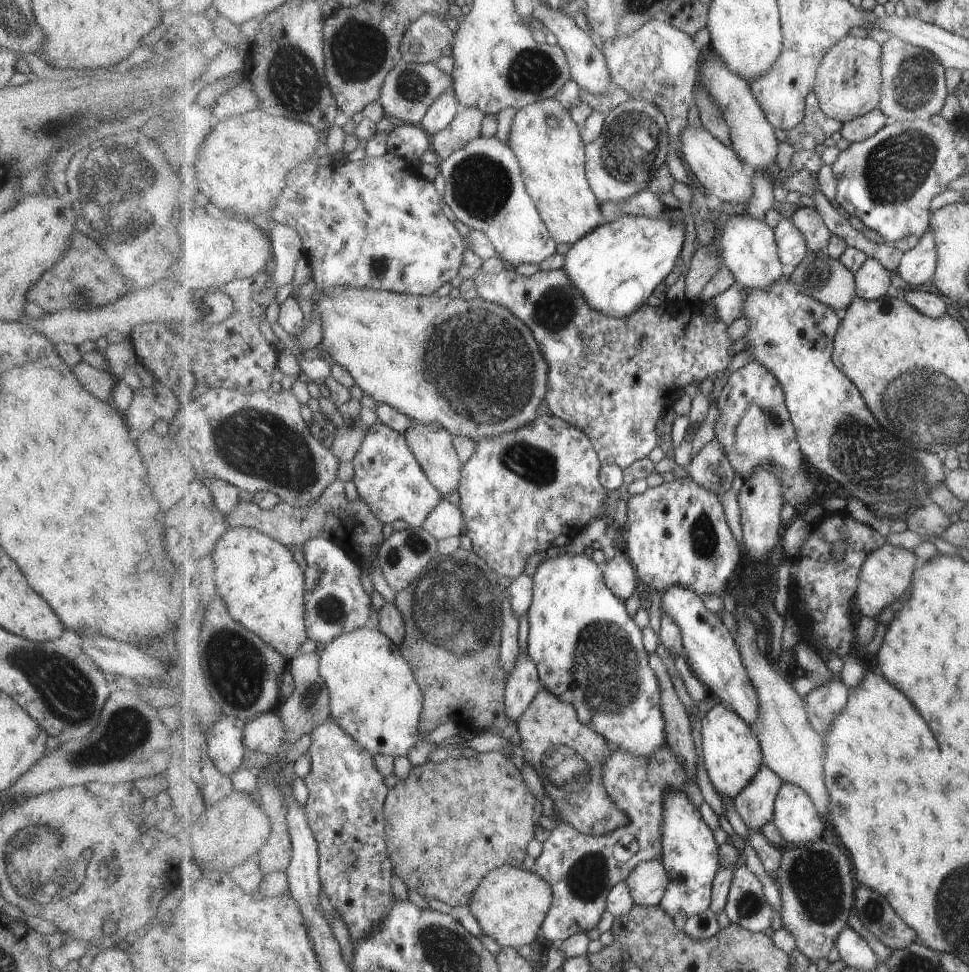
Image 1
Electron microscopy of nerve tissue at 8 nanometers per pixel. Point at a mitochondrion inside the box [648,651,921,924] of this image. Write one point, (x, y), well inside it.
(794, 736)

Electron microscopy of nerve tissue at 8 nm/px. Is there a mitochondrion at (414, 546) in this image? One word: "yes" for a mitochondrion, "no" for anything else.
yes

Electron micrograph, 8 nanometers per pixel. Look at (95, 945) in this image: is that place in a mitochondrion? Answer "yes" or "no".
no

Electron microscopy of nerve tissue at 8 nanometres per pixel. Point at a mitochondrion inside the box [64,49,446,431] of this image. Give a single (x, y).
(100, 179)

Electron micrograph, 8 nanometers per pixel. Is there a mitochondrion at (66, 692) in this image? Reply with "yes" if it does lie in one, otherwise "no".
yes

